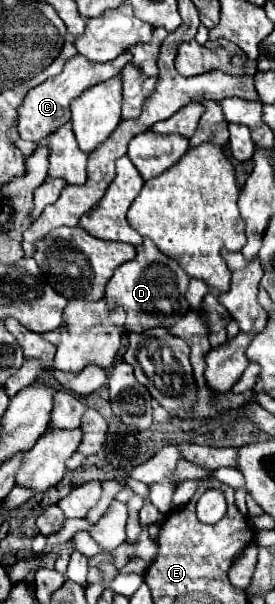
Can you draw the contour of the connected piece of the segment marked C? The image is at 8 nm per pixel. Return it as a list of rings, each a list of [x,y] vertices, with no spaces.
[[[123,52],[119,58],[115,58],[111,62],[105,62],[105,64],[89,62],[81,54],[69,58],[65,62],[63,72],[59,76],[45,80],[43,84],[39,84],[33,90],[29,90],[29,94],[25,96],[25,100],[23,100],[21,108],[19,108],[19,134],[21,134],[21,138],[23,140],[31,140],[31,142],[41,142],[41,140],[49,138],[59,126],[69,122],[69,118],[71,118],[69,104],[73,102],[73,98],[77,98],[83,90],[121,74],[125,64],[129,64],[129,62],[131,62],[129,52]]]

